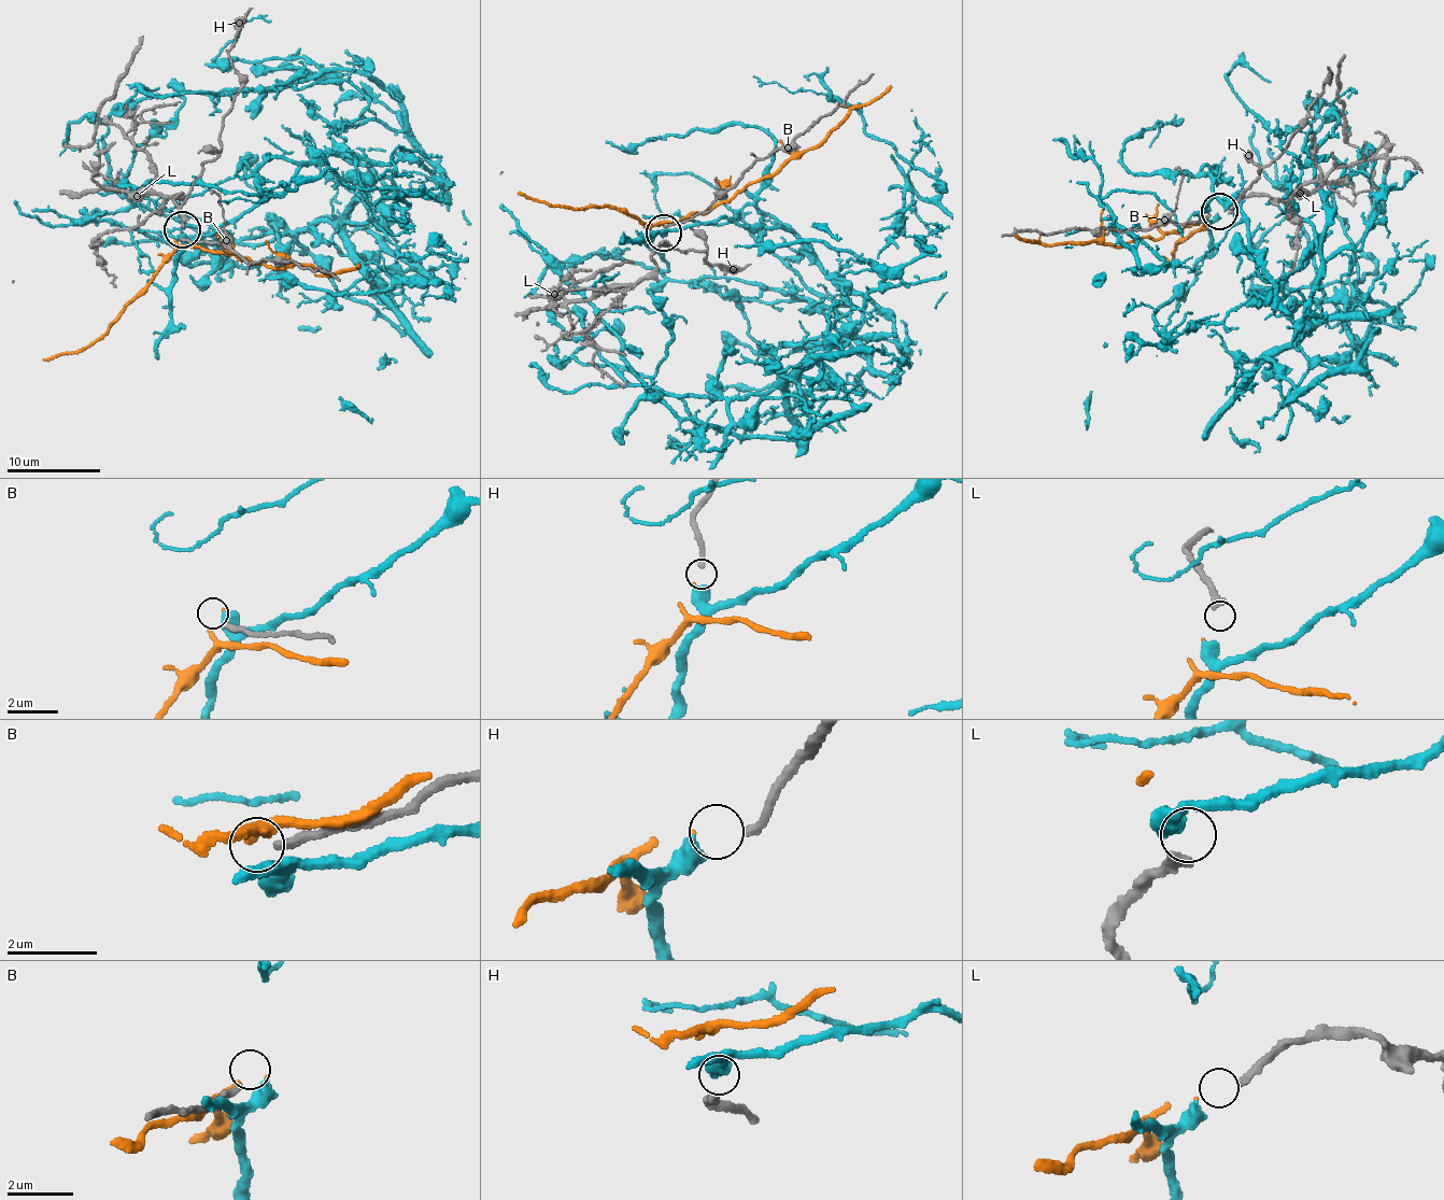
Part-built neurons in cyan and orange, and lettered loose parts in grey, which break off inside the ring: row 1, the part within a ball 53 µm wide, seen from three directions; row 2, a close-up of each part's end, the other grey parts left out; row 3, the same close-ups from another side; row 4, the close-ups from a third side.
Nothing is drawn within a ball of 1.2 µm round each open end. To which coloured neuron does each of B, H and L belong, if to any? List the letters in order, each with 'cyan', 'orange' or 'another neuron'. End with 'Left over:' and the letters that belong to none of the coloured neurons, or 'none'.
B: another neuron
H: orange
L: another neuron
Left over: B, L

